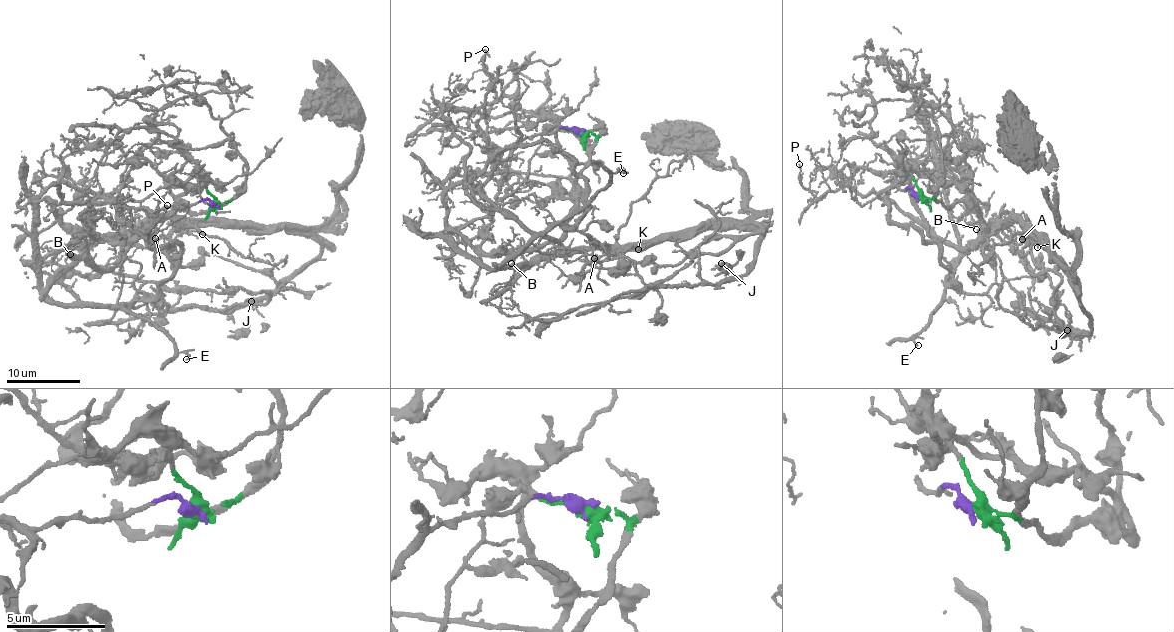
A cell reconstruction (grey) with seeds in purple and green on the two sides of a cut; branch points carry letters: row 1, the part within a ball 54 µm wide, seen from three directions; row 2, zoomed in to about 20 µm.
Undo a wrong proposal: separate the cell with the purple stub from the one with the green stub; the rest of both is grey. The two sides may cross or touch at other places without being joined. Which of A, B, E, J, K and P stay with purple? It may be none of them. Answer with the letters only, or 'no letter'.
A, B, J, K, P

